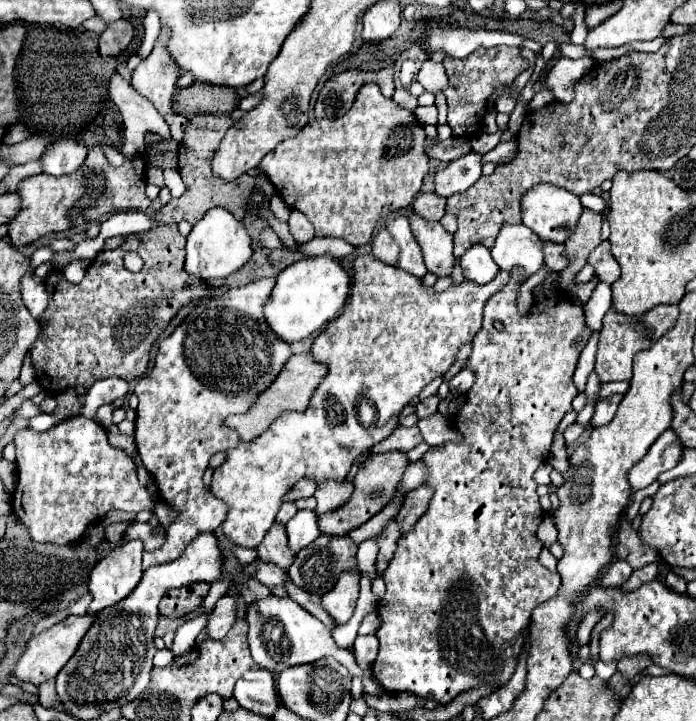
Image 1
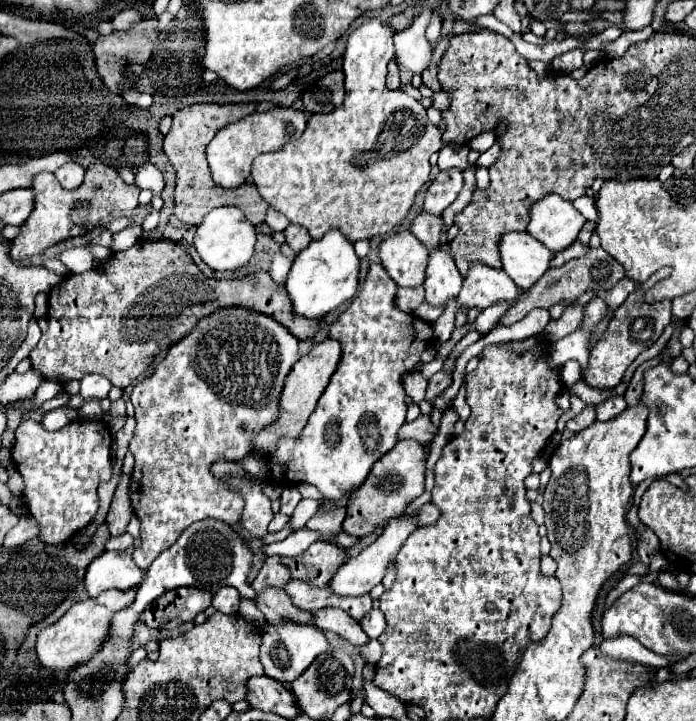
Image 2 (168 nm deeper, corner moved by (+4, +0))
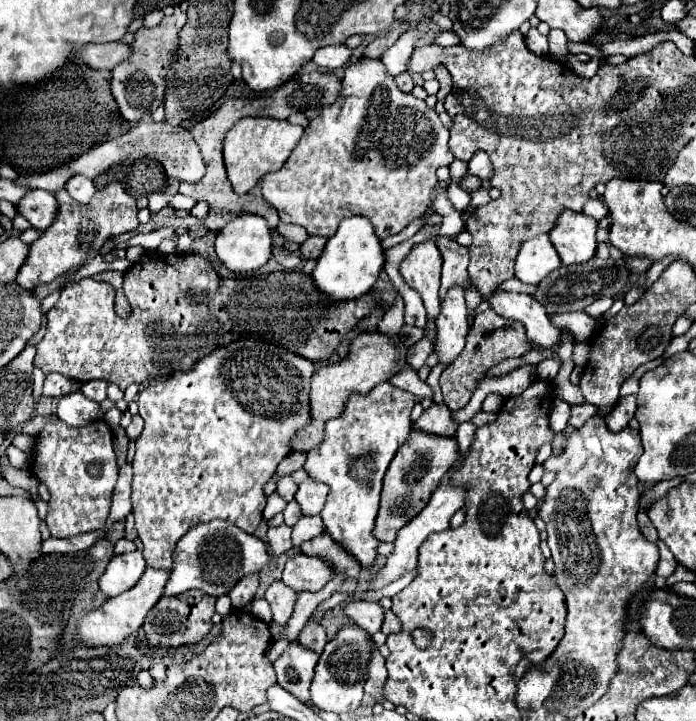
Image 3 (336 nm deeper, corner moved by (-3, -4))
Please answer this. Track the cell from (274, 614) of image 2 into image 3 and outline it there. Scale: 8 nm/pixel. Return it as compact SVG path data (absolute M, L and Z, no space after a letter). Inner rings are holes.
M307 623L307 627L301 631L301 645L309 647L315 653L321 653L325 643L327 643L327 637L323 627L317 623Z

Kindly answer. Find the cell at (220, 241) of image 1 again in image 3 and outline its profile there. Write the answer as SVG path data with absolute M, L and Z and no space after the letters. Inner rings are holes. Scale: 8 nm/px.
M237 215L217 233L217 239L215 239L217 257L223 261L223 265L229 271L235 271L235 273L249 273L263 267L271 259L271 249L273 249L271 229L267 221L259 215Z

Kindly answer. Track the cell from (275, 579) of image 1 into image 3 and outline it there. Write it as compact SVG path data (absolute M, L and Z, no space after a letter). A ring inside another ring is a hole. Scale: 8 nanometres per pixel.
M353 601L345 607L345 613L349 619L369 631L371 635L377 633L383 625L383 607L379 603L367 603L367 601Z

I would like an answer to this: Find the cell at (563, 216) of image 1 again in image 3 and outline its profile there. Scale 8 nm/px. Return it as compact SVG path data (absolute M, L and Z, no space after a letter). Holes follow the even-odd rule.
M563 211L559 223L551 229L549 237L555 245L563 265L579 265L597 253L597 221L583 213Z

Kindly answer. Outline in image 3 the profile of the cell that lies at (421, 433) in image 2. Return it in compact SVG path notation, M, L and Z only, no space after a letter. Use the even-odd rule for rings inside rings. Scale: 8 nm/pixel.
M433 403L429 409L423 411L419 421L415 423L417 429L435 433L435 435L447 435L455 437L457 433L457 421L453 419L451 411L445 407L445 403Z

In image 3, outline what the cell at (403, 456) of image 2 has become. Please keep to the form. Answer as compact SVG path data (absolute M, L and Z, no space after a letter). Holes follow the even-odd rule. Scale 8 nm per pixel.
M411 429L411 435L403 447L399 447L391 467L387 469L383 491L381 491L381 507L375 521L375 537L383 541L395 541L395 535L405 523L409 523L423 507L429 503L431 493L441 483L443 475L451 469L451 465L461 457L457 439L443 439L443 435L423 435L423 431Z

